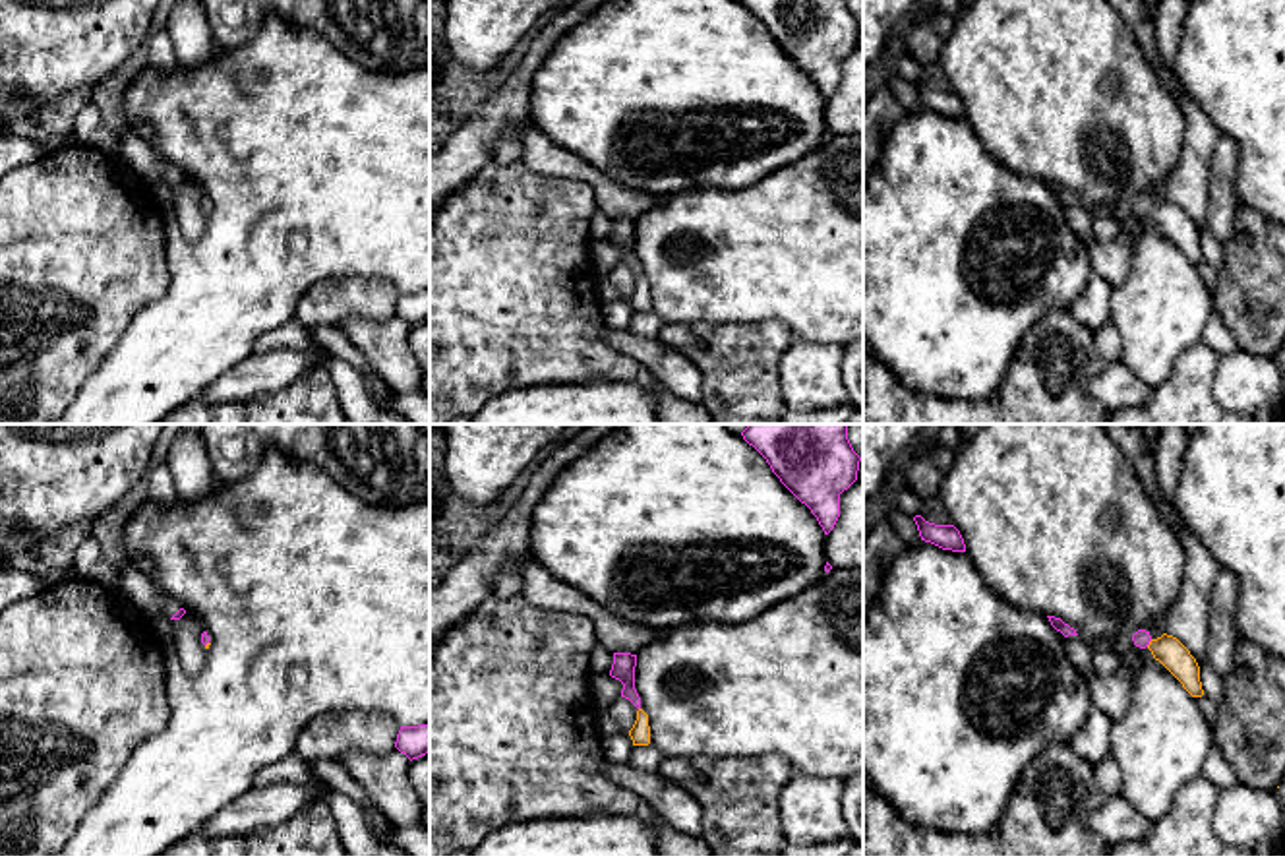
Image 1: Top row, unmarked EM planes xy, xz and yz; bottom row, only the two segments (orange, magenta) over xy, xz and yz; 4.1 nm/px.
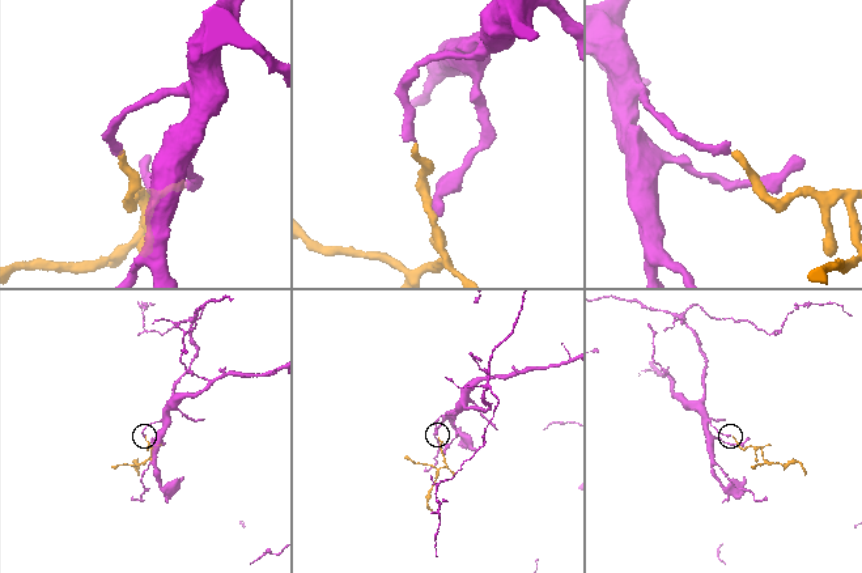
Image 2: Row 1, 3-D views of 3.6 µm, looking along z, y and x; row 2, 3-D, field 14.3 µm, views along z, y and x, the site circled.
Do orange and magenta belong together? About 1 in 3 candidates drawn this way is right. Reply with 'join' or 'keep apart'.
join

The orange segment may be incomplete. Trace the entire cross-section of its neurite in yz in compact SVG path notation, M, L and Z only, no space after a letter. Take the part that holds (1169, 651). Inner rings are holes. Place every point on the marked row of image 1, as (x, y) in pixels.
M1138 629L1132 641L1140 649L1150 649L1153 658L1159 660L1192 697L1202 697L1200 666L1190 651L1173 635L1163 633L1153 639L1150 631Z

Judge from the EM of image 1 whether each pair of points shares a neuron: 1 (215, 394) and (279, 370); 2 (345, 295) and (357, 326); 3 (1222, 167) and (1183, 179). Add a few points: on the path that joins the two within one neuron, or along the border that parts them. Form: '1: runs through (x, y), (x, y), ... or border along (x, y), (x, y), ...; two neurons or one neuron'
1: runs through (231, 386), (264, 372); one neuron
2: border along (395, 314), (380, 322), (347, 318), (339, 326); two neurons
3: border along (1220, 134), (1210, 159), (1206, 215); two neurons

